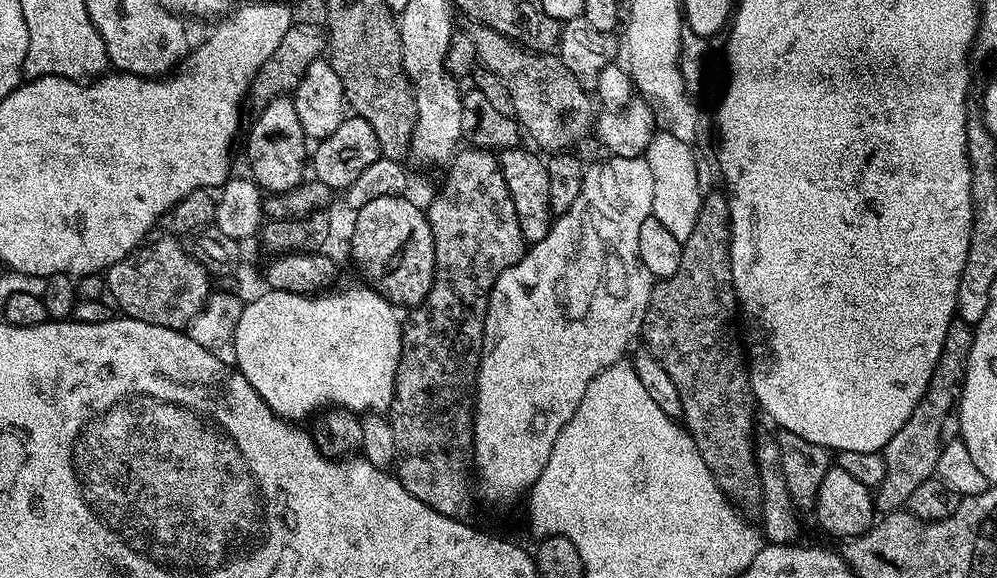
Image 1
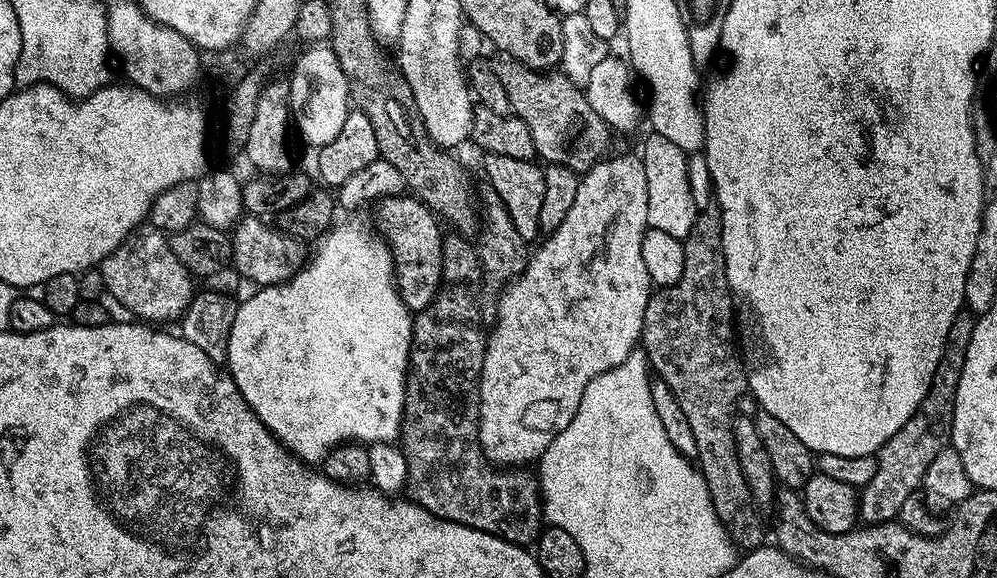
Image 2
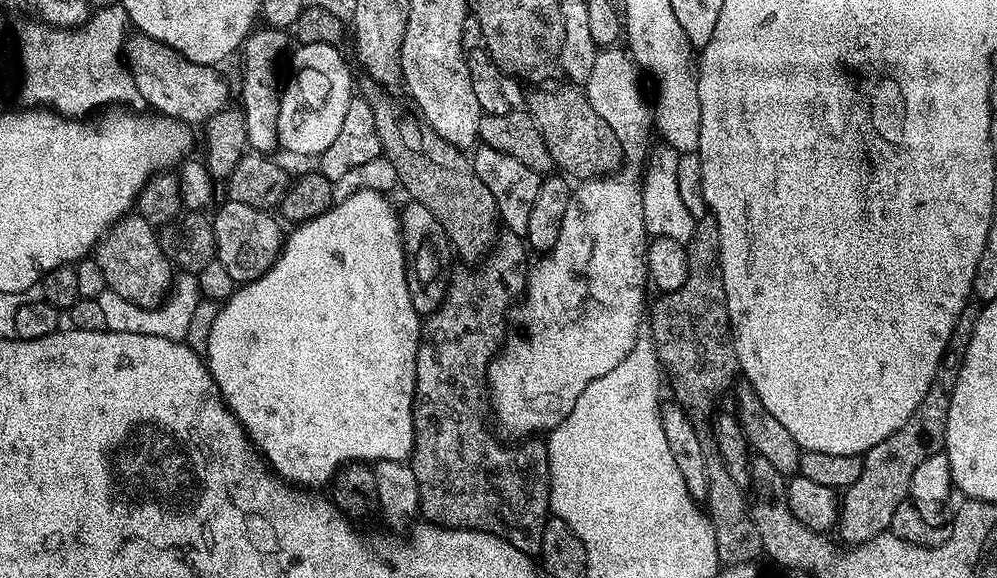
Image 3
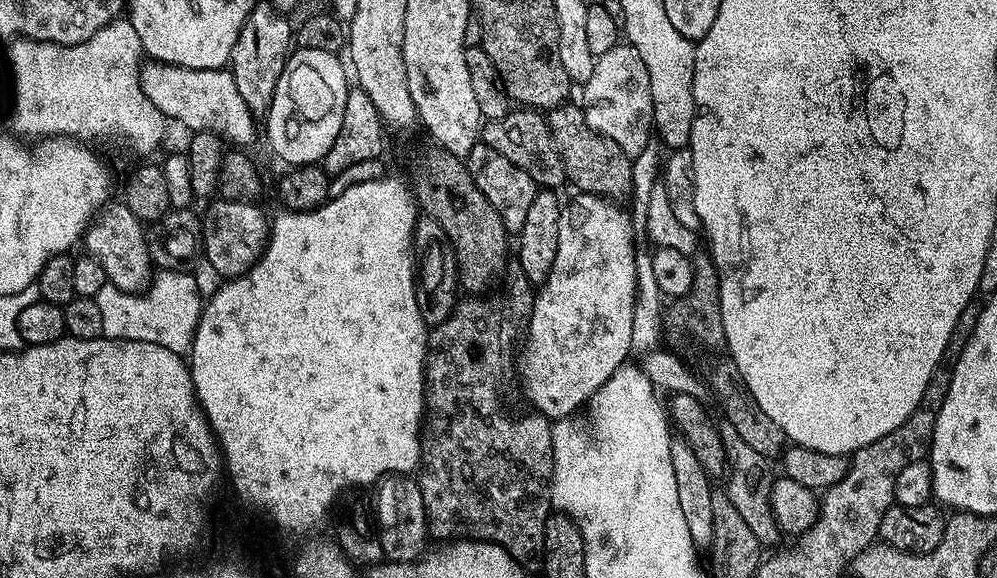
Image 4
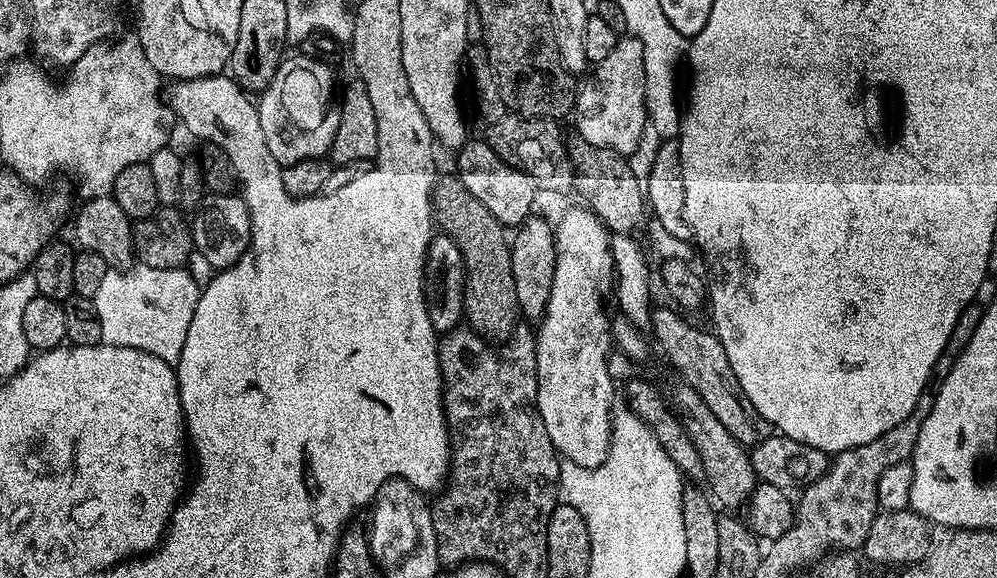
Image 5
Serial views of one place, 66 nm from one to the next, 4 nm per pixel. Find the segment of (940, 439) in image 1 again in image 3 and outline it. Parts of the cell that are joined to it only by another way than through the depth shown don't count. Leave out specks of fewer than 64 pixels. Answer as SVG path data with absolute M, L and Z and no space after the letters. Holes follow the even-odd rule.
M970 302L962 310L950 334L948 349L944 351L943 366L936 369L936 378L918 410L914 410L912 417L901 428L894 430L890 438L882 438L878 446L863 453L862 474L858 474L858 478L849 488L843 489L842 499L838 504L838 529L840 528L840 536L845 540L845 545L861 544L889 531L894 510L909 495L911 475L933 451L932 443L941 439L944 419L948 417L952 388L956 385L957 369L964 361L964 351L972 337L976 319L980 317L980 310L981 305L976 302Z

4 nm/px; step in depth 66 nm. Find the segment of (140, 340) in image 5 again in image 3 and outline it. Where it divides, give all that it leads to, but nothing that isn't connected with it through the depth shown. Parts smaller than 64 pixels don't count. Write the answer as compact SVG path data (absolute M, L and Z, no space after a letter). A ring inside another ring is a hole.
M192 274L177 275L167 296L163 302L157 303L155 306L145 306L135 304L118 294L114 294L110 290L105 290L98 297L102 306L102 314L106 318L106 322L104 323L105 329L109 332L152 334L154 338L183 341L185 339L184 335L191 330L192 323L196 320L196 311L199 310L200 304L202 305L200 281ZM167 296L168 301L166 301Z

